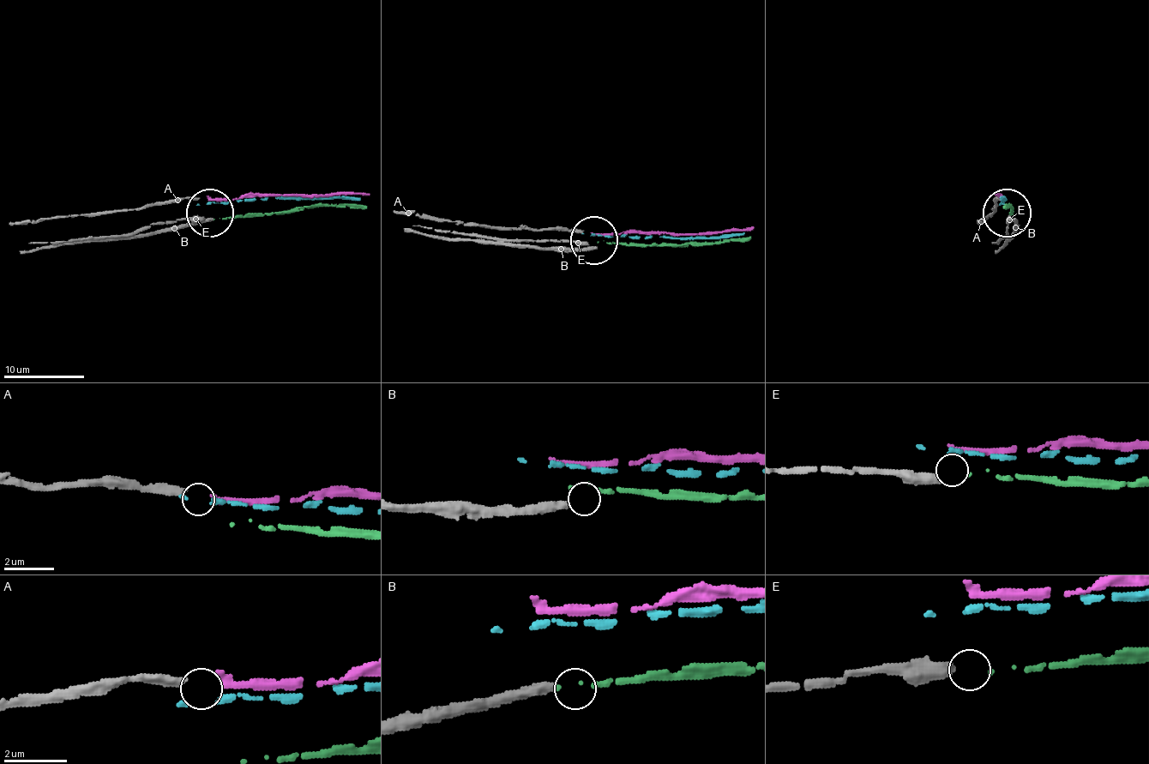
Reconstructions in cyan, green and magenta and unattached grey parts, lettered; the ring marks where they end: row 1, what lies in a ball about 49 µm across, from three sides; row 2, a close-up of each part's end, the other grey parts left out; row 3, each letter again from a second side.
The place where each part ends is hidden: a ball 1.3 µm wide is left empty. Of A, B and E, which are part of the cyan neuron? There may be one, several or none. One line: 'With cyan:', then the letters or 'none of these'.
With cyan: none of these

